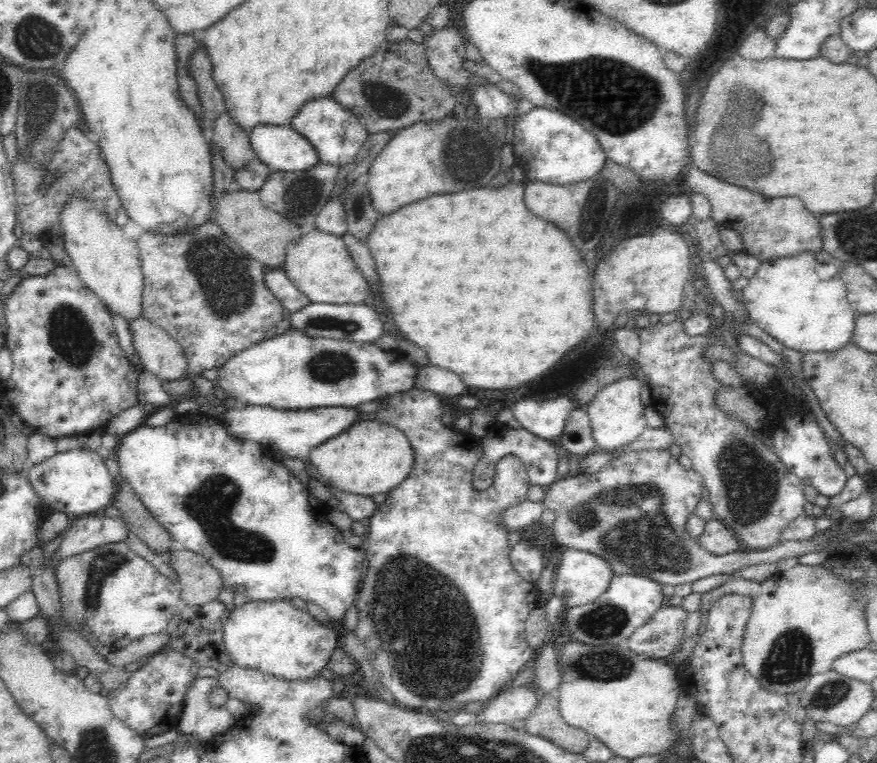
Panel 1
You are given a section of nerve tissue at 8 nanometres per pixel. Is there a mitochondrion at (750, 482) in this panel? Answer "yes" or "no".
yes

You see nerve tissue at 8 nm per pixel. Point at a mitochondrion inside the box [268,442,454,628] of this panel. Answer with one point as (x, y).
(395, 573)

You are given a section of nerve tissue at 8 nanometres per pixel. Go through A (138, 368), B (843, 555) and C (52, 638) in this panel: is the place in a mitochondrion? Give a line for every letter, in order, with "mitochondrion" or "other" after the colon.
A: other
B: other
C: other

